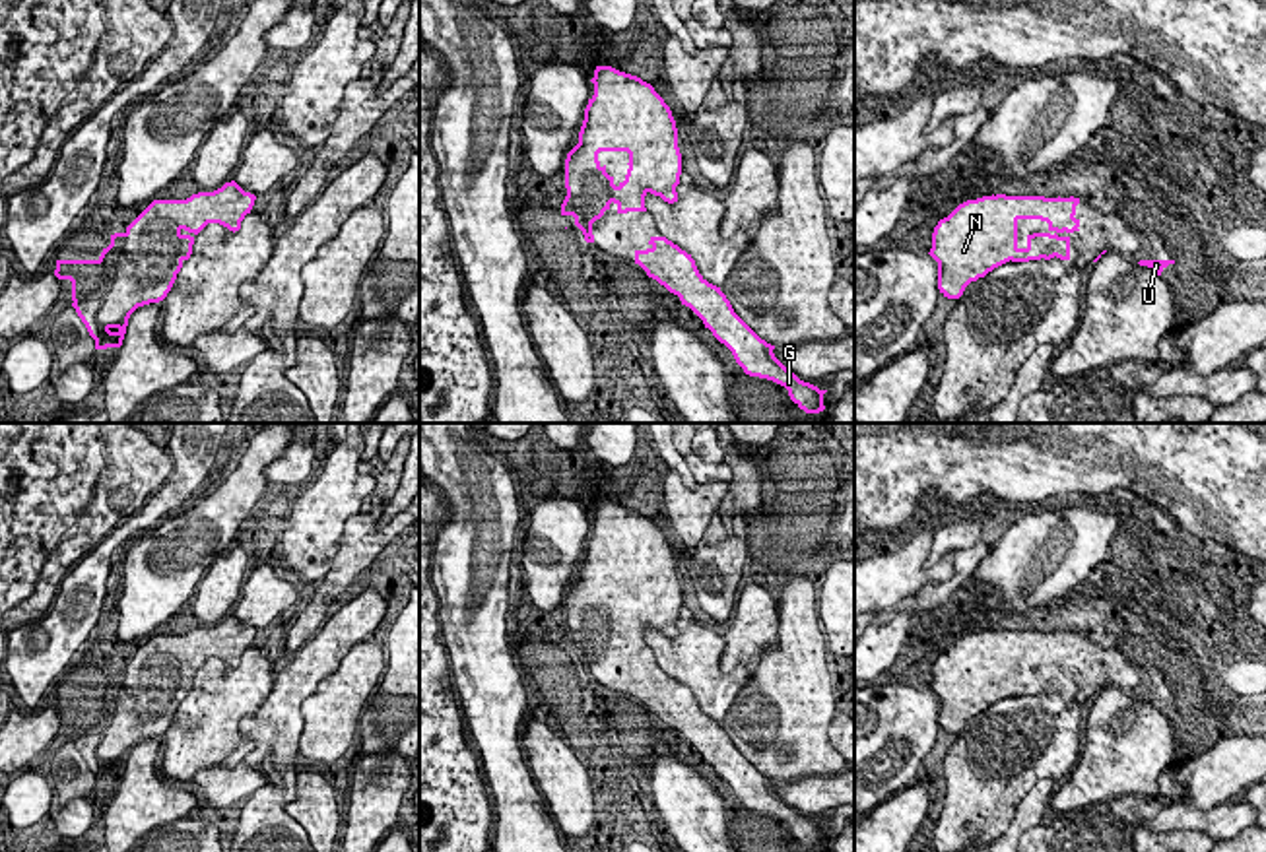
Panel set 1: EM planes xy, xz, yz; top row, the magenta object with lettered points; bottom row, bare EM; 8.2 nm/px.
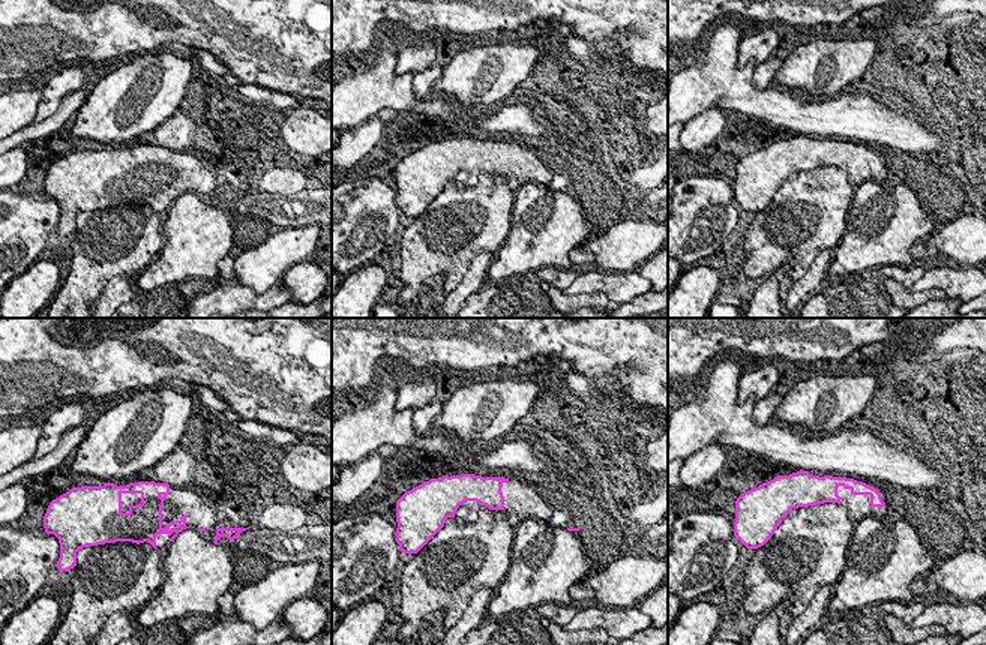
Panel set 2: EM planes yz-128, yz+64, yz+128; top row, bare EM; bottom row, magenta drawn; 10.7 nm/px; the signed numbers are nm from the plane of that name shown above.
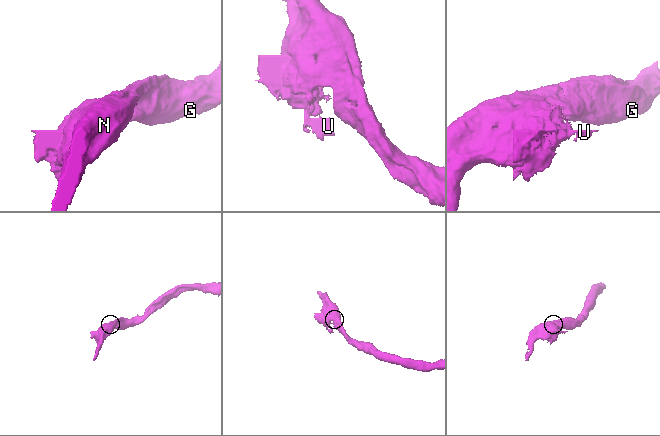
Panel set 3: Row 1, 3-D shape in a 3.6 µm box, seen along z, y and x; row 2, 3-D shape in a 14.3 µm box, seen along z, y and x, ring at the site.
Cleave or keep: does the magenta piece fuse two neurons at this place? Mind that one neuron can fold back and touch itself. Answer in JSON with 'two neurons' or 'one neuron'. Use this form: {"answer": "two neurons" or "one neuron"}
{"answer": "one neuron"}

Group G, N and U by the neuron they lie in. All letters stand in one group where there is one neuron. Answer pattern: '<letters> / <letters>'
G N U

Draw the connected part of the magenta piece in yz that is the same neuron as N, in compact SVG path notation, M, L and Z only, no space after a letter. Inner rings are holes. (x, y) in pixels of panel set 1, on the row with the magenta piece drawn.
M992 194L959 204L948 217L940 219L932 233L930 256L938 262L938 289L948 299L959 299L965 287L984 278L1006 262L1029 260L1070 260L1070 233L1080 231L1076 206L1080 198L1045 198L1045 196L1006 196ZM1041 219L1049 223L1047 233L1027 235L1027 246L1017 246L1017 221Z

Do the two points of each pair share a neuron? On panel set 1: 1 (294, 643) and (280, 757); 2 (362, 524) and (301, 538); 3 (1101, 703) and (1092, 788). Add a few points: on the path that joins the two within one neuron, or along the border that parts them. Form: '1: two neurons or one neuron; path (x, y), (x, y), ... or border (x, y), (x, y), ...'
1: two neurons; border (305, 643), (296, 653)
2: two neurons; border (358, 511), (346, 521), (333, 565), (327, 571)
3: one neuron; path (1101, 724), (1101, 767)

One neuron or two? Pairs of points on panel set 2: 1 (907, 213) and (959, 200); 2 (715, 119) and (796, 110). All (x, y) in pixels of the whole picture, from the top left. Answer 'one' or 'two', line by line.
1: two
2: two

